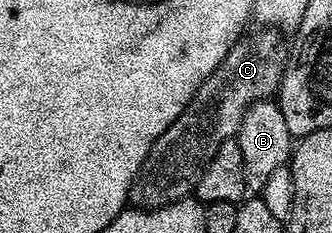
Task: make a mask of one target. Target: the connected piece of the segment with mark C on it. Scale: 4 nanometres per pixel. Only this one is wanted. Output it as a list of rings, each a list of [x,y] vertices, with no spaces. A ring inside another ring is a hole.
[[[259,27],[256,30],[256,33],[248,32],[239,38],[209,79],[201,83],[183,114],[155,140],[131,185],[129,201],[132,206],[160,209],[162,205],[190,198],[217,147],[238,134],[248,107],[278,94],[283,67],[289,56],[288,46],[283,46],[270,28]]]

